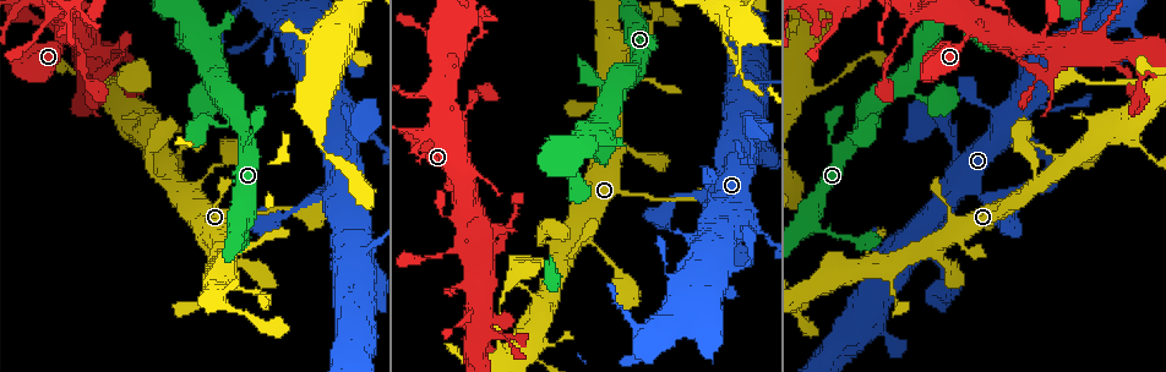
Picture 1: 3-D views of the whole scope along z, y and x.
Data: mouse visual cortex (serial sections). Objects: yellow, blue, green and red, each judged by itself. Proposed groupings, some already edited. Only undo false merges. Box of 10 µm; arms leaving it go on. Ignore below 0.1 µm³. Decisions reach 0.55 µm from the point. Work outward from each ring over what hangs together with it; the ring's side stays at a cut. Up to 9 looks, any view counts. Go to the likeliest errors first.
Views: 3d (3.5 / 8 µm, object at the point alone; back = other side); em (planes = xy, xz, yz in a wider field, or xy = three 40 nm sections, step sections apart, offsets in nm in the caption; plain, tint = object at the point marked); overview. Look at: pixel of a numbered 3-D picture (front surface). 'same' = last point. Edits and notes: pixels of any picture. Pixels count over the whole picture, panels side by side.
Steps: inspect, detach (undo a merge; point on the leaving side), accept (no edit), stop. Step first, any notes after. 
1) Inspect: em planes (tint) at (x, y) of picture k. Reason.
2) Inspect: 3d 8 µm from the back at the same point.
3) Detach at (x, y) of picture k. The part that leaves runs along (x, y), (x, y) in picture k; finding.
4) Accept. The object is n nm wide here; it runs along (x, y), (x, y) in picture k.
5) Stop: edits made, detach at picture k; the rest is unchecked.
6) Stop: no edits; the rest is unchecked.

Inspect: 3d 8 µm at (983, 198) of picture 1. Branch point.

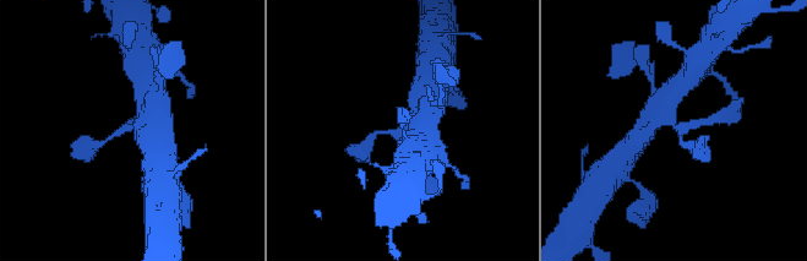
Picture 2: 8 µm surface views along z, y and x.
Inspect: em planes (tint) at the same point. 3 arms meet here; the arms are 150, 200, 600 nm wide.

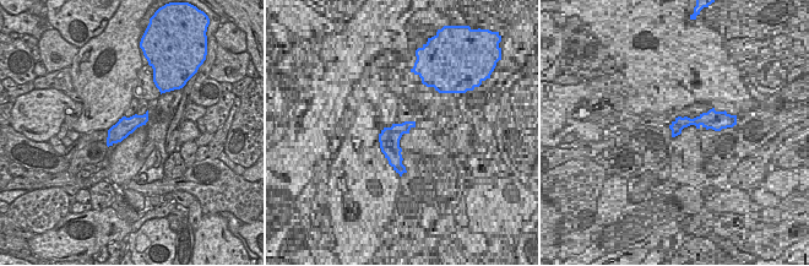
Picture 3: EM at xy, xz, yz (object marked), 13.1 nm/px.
Accept. One cell here.

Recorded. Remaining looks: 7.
Inspect: 3d 3.5 µm at (139, 132) of picture 1. Two arms in line, one across.

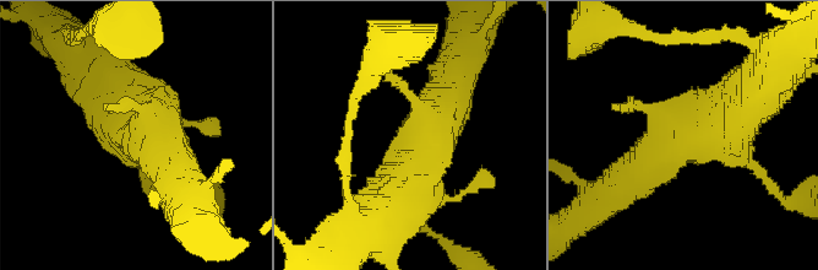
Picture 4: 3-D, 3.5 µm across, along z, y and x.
Inspect: em xy step 1 (tint) at (135, 136) of picture 4.

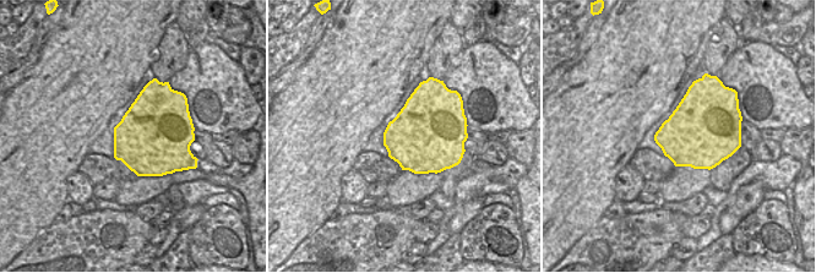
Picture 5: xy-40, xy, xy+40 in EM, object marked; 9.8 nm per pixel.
Inspect: em xy step 3 (tint) at the same point.

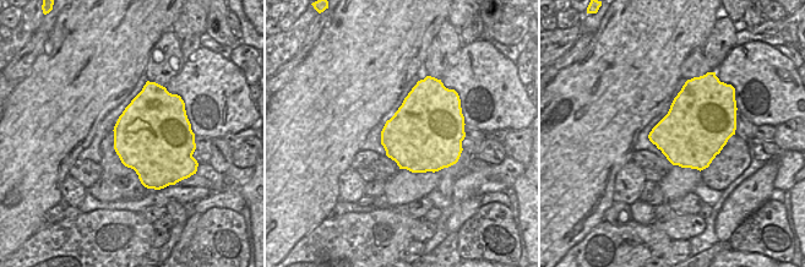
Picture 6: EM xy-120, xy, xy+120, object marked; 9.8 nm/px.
Accept. The object is 750 nm wide here; it runs along (632, 177), (694, 117), (751, 95) in picture 4; all the same cell.

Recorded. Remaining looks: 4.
Inspect: 3d 3.5 µm at (457, 212) of picture 1. Sharp bend.

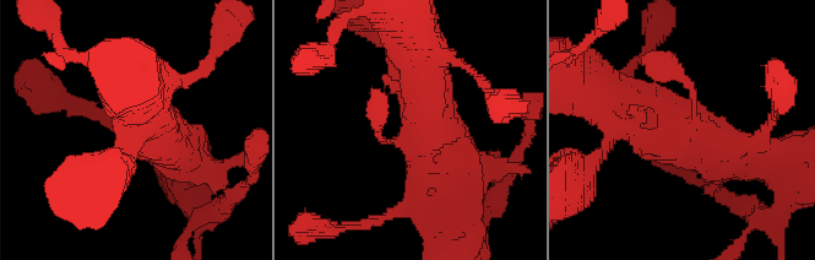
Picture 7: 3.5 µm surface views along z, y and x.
Inspect: em planes (tint) at (691, 127) of picture 7.

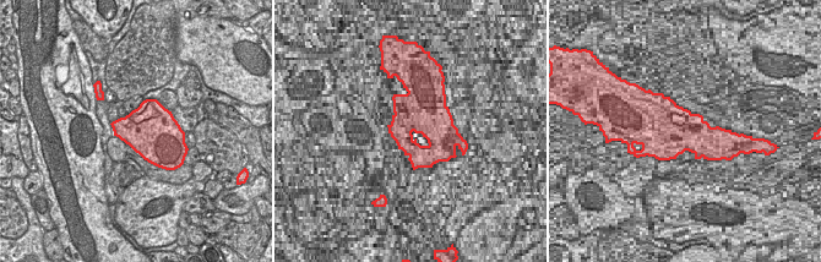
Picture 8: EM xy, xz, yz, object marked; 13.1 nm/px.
Accept. All the same cell.

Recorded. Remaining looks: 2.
Inspect: 3d 3.5 µm at (751, 133) of picture 1. Abrupt turn.

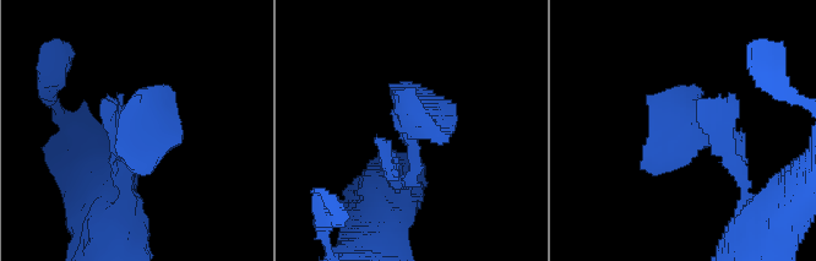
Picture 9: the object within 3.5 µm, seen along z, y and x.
Inspect: em xy step 5 (tint) at (416, 127) of picture 9. Need the tissue.

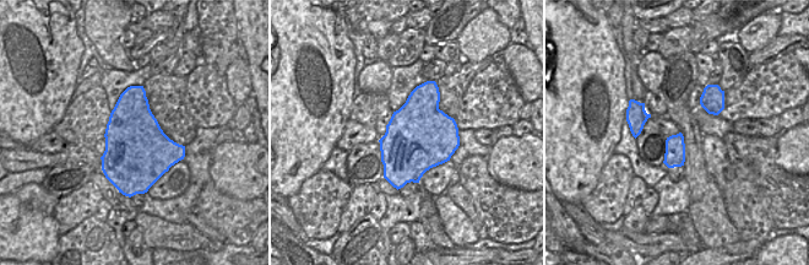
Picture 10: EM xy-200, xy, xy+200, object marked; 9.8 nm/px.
Accept. All the same cell.

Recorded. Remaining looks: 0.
Stop: no edits; the rest is unchecked.

